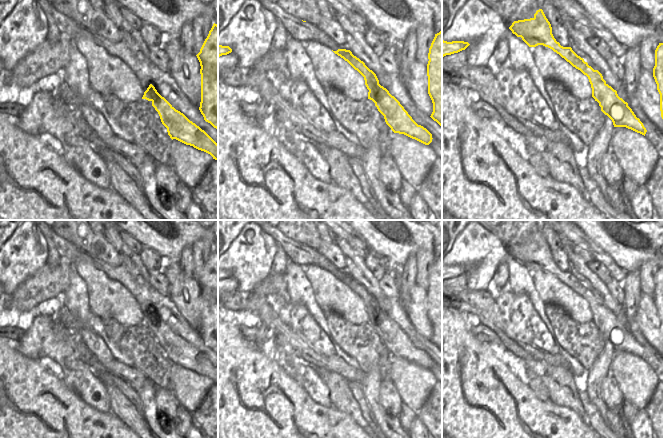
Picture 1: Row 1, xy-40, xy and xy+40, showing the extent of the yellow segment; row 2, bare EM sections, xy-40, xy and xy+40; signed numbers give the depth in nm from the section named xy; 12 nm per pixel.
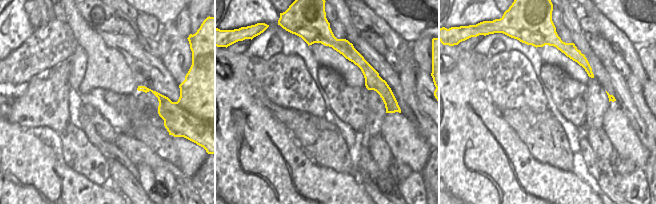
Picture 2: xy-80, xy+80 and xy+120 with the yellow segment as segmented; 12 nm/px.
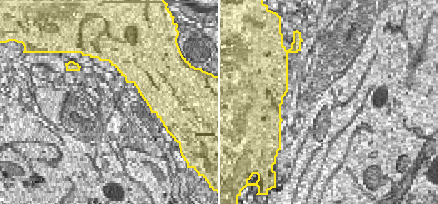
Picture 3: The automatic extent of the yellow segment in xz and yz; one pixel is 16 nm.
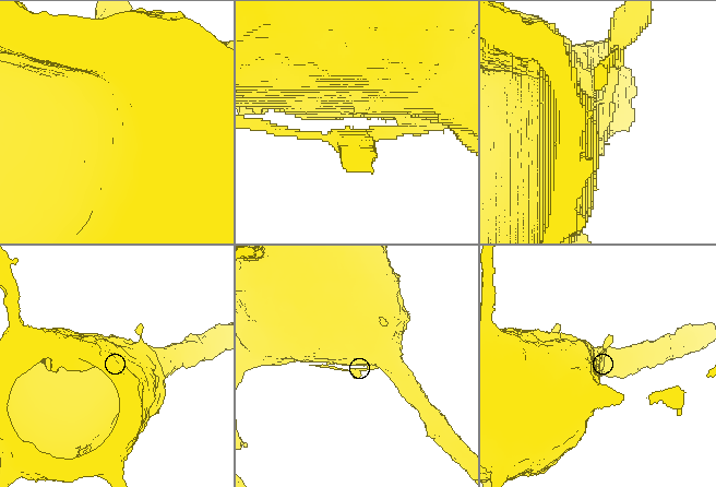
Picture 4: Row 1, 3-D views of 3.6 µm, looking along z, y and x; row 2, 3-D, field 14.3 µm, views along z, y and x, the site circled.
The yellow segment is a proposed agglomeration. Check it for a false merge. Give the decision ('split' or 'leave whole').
split

